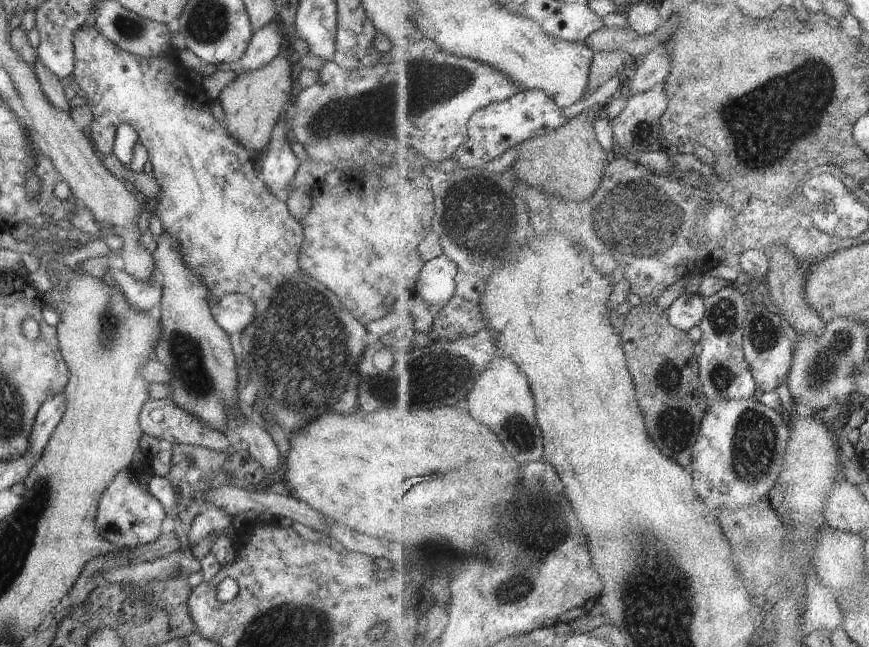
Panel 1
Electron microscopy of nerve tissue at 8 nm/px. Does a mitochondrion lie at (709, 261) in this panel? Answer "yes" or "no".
no

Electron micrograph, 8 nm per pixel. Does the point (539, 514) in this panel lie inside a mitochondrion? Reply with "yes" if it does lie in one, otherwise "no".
yes

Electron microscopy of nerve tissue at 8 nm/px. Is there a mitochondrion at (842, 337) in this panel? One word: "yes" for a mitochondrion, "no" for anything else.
yes

